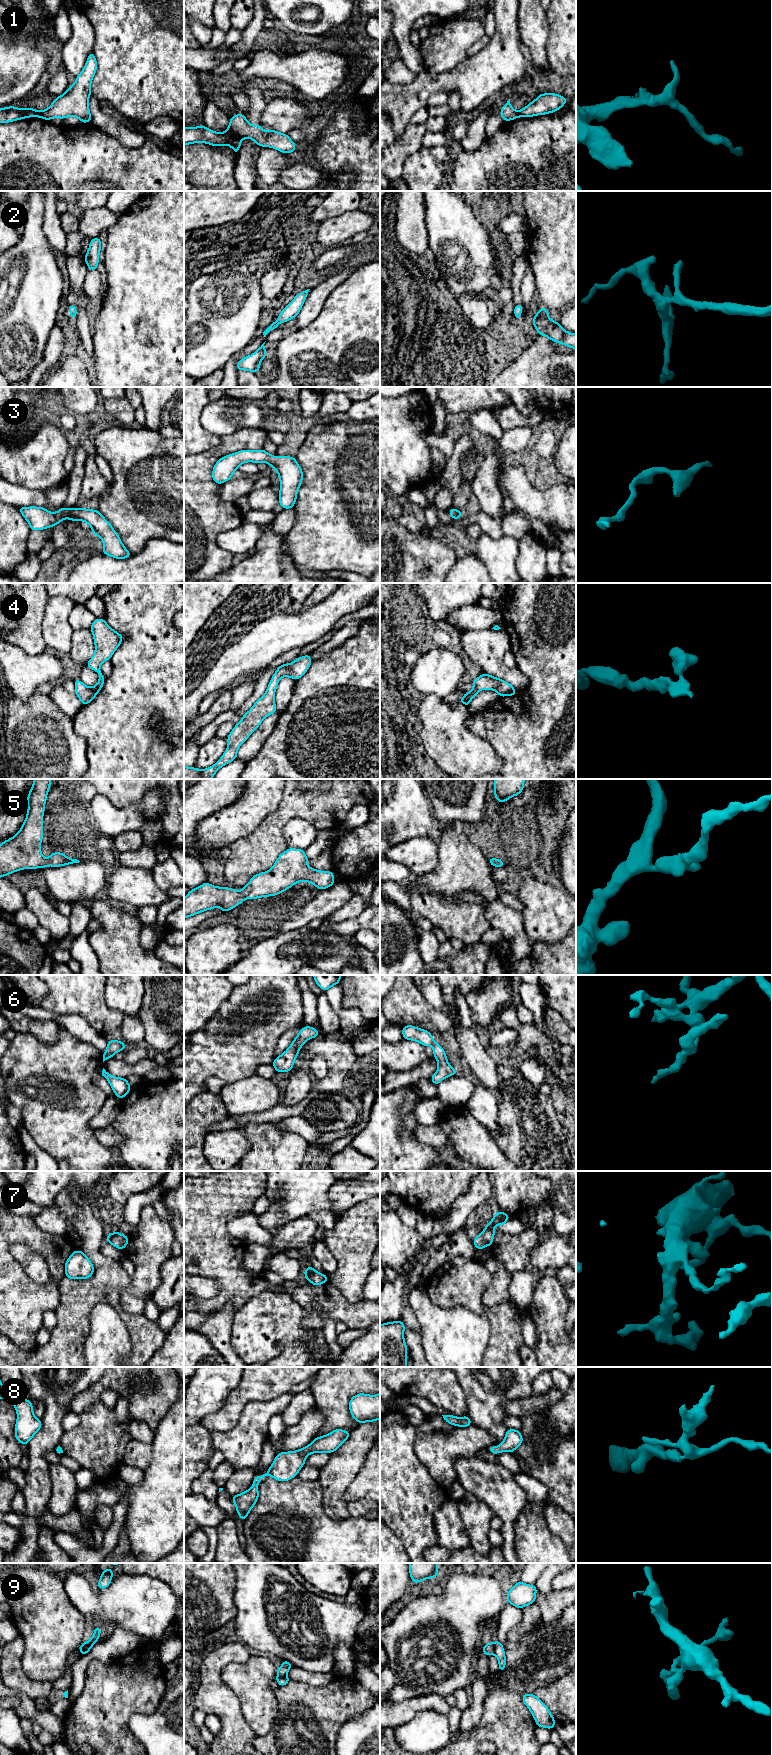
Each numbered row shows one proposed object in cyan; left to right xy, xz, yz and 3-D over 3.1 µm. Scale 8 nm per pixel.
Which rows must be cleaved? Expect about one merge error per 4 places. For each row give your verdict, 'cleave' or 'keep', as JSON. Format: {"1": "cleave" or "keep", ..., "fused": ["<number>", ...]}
{"1": "cleave", "2": "keep", "3": "keep", "4": "keep", "5": "keep", "6": "keep", "7": "keep", "8": "keep", "9": "cleave", "fused": ["1", "9"]}

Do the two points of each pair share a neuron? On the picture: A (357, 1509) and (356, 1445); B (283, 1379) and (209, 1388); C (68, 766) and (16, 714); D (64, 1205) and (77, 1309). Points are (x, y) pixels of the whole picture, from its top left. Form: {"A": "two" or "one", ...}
{"A": "two", "B": "two", "C": "one", "D": "one"}

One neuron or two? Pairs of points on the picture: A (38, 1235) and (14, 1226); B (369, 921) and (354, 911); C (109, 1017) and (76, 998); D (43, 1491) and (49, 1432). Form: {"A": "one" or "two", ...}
{"A": "one", "B": "two", "C": "one", "D": "one"}

